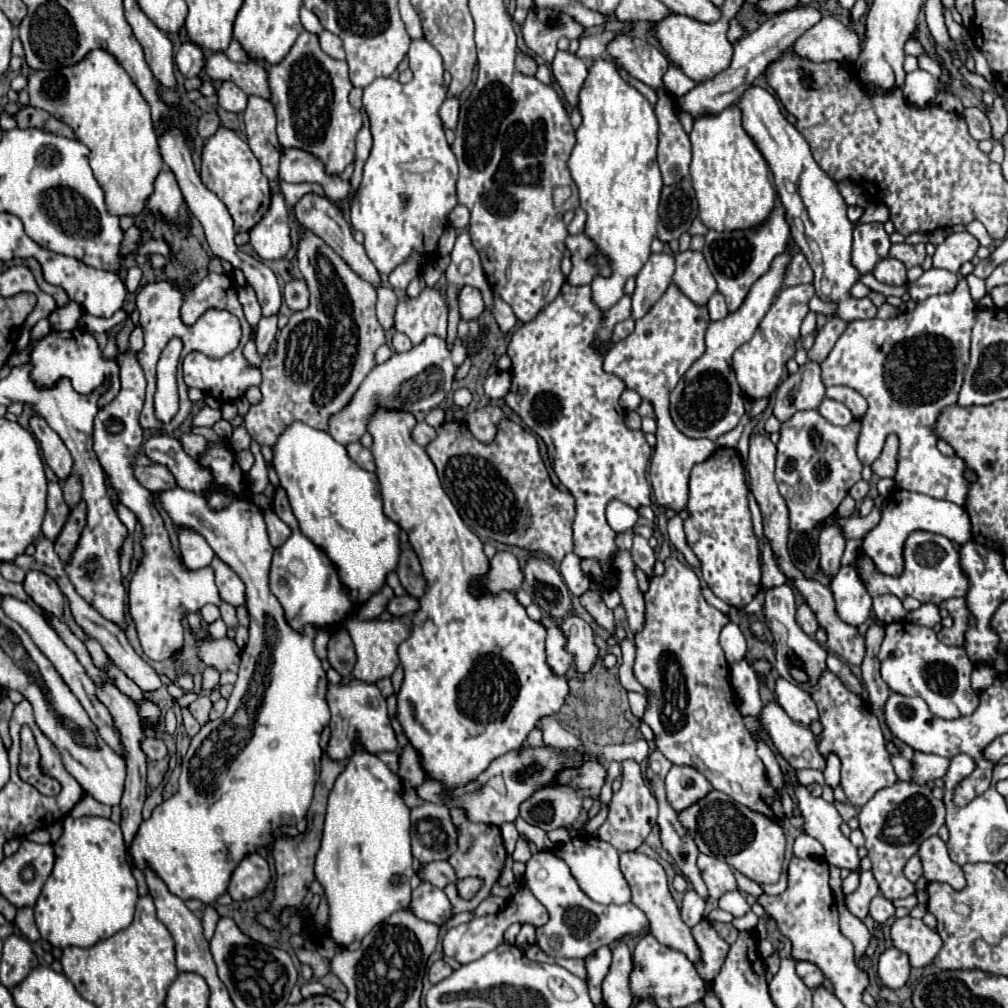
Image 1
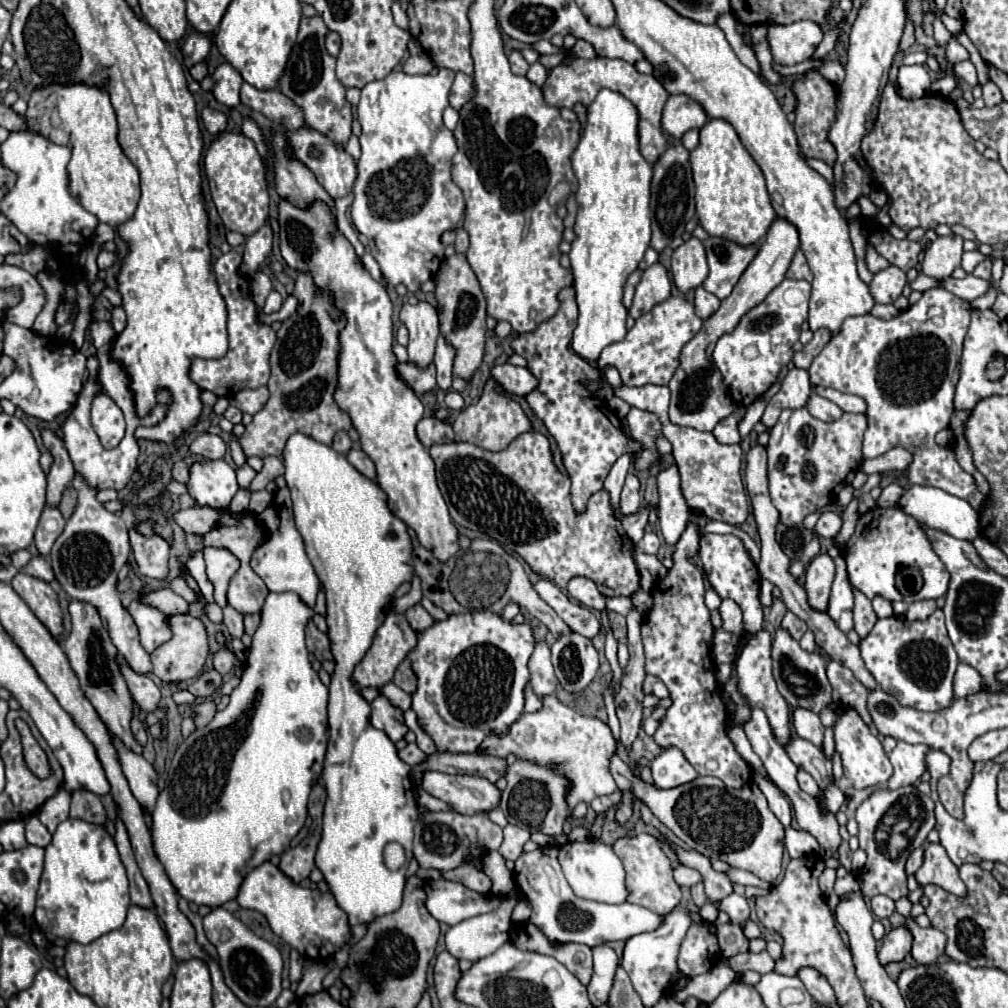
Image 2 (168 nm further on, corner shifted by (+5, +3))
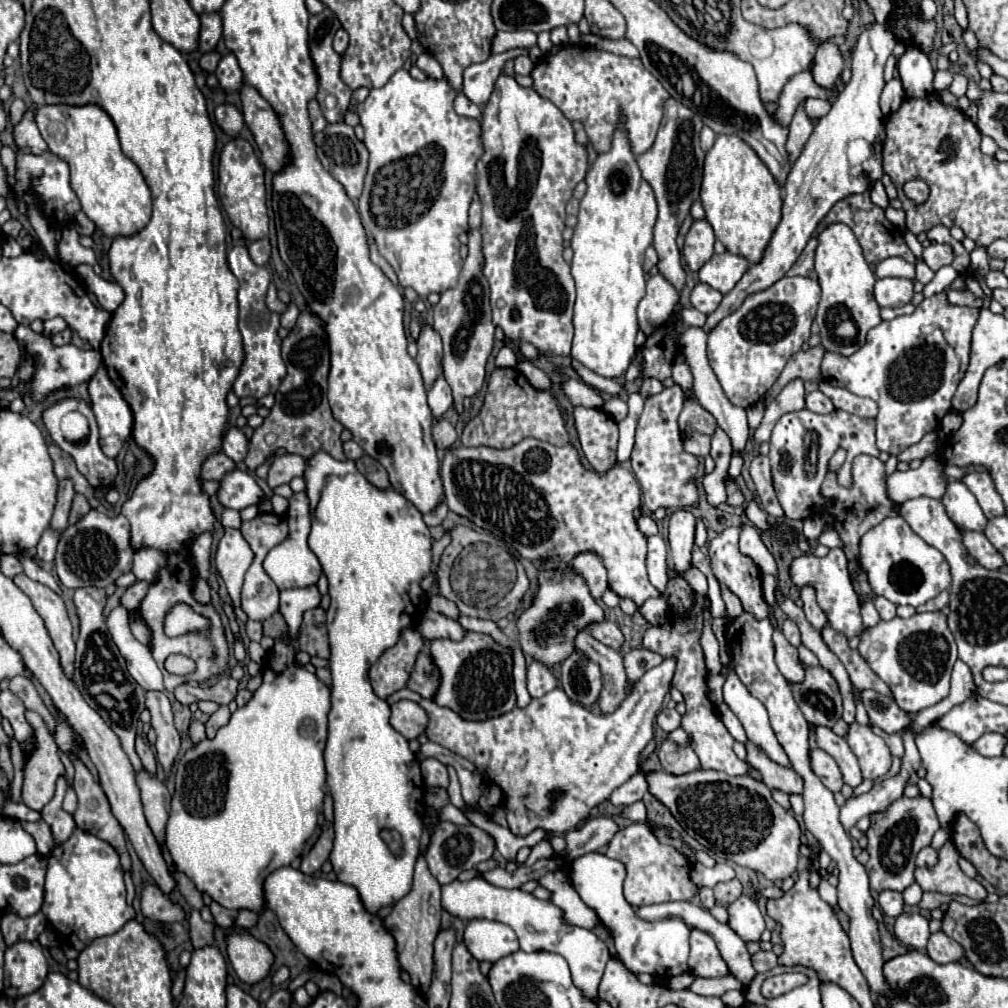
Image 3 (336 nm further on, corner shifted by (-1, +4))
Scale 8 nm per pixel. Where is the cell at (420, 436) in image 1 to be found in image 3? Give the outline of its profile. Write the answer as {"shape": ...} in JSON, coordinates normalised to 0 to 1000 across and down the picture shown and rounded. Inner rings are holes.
{"shape":[[[434,416],[430,422],[430,438],[434,445],[445,445],[453,438],[451,424],[443,416]]]}

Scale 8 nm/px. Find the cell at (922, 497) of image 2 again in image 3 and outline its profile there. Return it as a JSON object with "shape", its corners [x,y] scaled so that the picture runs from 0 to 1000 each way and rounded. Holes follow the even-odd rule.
{"shape":[[[939,479],[939,487],[934,493],[934,499],[941,511],[941,515],[955,527],[977,527],[979,513],[975,511],[967,491],[953,479]]]}

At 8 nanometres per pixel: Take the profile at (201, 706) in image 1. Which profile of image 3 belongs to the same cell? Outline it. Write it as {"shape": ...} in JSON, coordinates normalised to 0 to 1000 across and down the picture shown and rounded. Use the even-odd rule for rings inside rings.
{"shape":[[[219,699],[219,701],[205,713],[205,717],[203,717],[203,721],[205,721],[205,731],[209,733],[209,731],[215,727],[215,723],[221,721],[221,719],[227,715],[227,711],[229,711],[227,701],[225,701],[225,699]]]}

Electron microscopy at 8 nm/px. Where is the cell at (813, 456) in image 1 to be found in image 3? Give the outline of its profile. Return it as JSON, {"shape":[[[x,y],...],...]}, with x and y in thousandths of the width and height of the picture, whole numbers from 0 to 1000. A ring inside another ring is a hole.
{"shape":[[[803,406],[777,412],[765,432],[765,467],[771,495],[779,507],[781,515],[801,515],[813,511],[820,495],[814,489],[814,481],[820,470],[820,459],[830,445],[840,447],[840,459],[830,468],[831,479],[842,483],[845,479],[845,457],[850,451],[872,451],[868,443],[868,416],[856,416],[838,408],[826,408],[820,412],[811,412]]]}

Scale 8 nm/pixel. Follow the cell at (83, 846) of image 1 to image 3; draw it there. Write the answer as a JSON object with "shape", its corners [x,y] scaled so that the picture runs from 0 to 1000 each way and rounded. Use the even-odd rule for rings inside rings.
{"shape":[[[76,820],[70,830],[57,838],[49,848],[45,894],[41,904],[57,926],[76,943],[92,932],[116,926],[126,914],[134,911],[133,901],[126,898],[118,846],[106,834]]]}

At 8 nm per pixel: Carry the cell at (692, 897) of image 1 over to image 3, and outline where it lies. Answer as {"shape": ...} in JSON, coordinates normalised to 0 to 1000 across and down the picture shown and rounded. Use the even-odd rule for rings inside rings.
{"shape":[[[580,846],[566,854],[564,872],[572,882],[574,890],[592,904],[598,918],[610,932],[610,941],[618,957],[628,965],[644,965],[648,969],[670,969],[682,965],[684,949],[684,920],[672,912],[658,912],[644,916],[632,912],[630,902],[618,890],[620,858],[598,846]]]}

